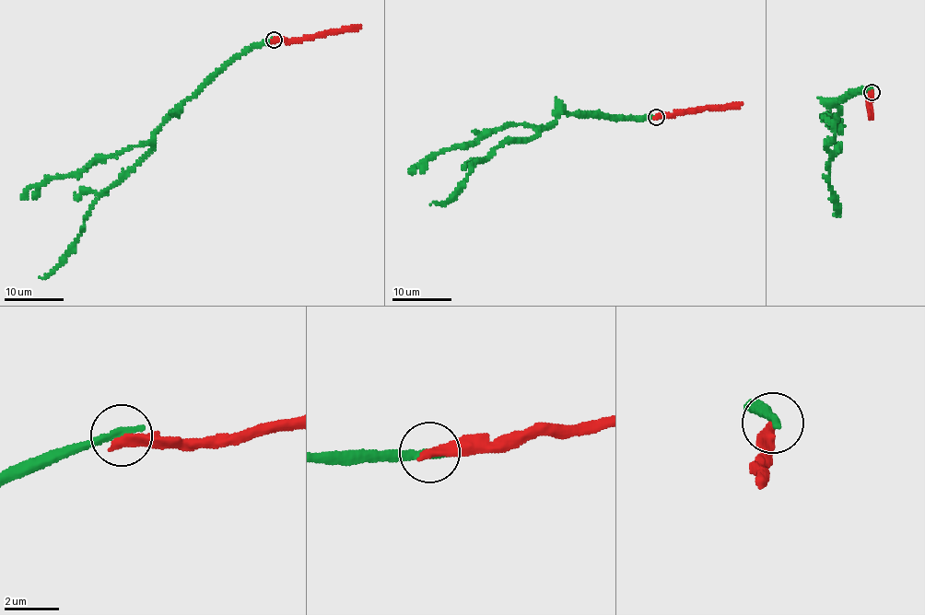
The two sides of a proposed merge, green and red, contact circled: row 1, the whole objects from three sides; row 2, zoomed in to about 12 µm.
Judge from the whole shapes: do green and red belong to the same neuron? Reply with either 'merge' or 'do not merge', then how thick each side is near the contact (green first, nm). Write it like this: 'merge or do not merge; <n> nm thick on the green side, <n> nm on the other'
do not merge; 360 nm thick on the green side, 400 nm on the other

